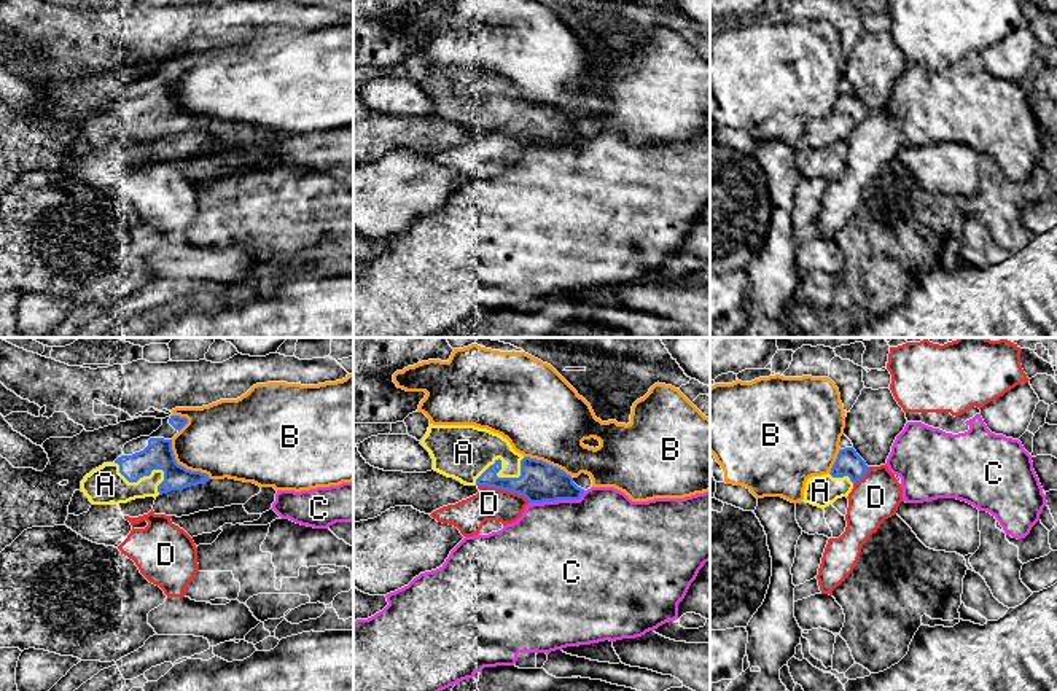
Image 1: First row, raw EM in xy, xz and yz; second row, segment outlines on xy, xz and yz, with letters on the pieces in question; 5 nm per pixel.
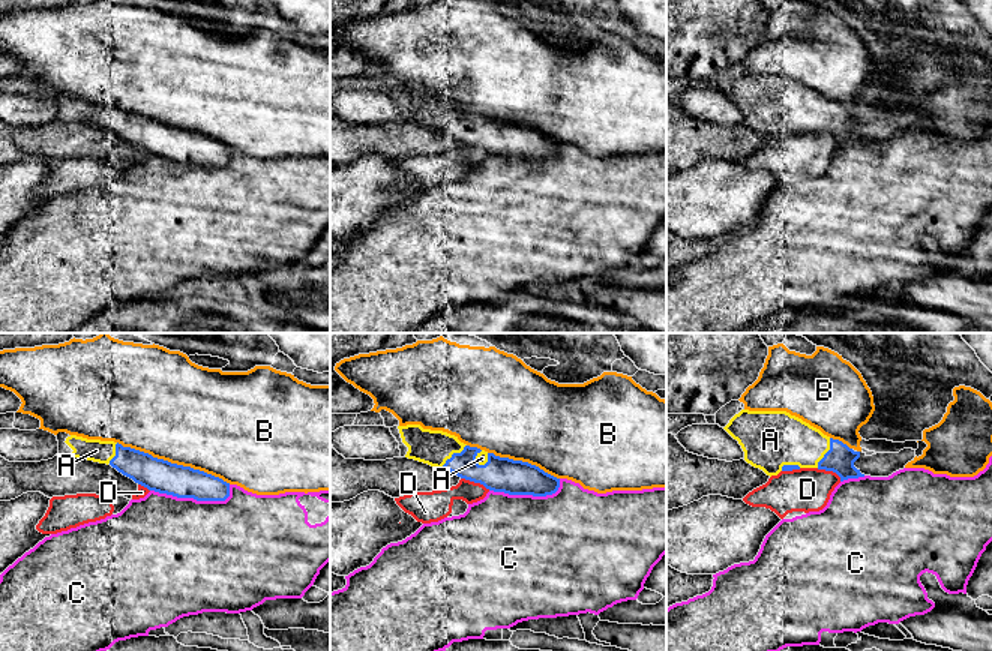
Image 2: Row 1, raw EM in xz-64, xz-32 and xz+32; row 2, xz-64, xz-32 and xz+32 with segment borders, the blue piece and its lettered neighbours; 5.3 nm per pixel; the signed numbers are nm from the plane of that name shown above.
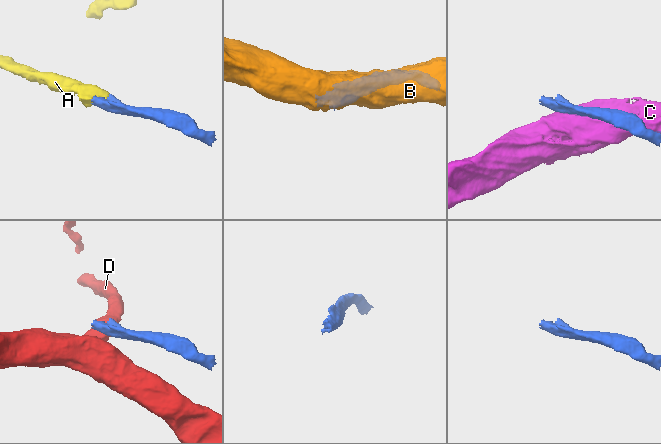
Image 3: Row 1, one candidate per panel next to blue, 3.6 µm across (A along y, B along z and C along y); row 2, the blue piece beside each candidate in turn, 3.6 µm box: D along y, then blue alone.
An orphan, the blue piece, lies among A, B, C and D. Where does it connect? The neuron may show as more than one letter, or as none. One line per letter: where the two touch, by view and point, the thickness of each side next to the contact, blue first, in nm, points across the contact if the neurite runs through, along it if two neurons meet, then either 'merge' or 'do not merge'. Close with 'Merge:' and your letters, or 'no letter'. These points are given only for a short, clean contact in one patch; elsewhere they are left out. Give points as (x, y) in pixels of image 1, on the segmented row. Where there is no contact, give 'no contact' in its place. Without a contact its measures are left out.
A: xz (497, 472) | 200/280 nm | merge
B: xy (183, 467) | 150/380 nm | do not merge
C: xz (557, 499) | 200/480 nm | do not merge
D: xz (503, 489) | 200/170 nm | along xz (478, 484), (518, 492), (529, 502) | do not merge
Merge: A

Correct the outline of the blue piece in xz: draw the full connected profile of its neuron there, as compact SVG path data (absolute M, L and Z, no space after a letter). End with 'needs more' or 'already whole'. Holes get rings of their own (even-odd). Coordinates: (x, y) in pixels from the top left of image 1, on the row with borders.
M433 425L422 438L433 470L465 486L524 495L528 503L579 500L584 489L564 470L524 457L498 433L474 425Z; needs more

